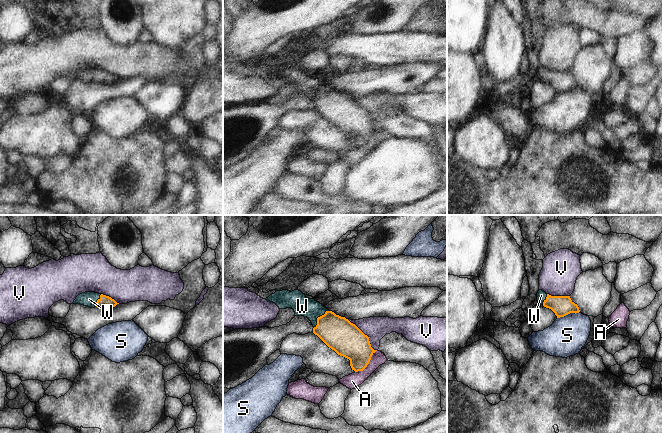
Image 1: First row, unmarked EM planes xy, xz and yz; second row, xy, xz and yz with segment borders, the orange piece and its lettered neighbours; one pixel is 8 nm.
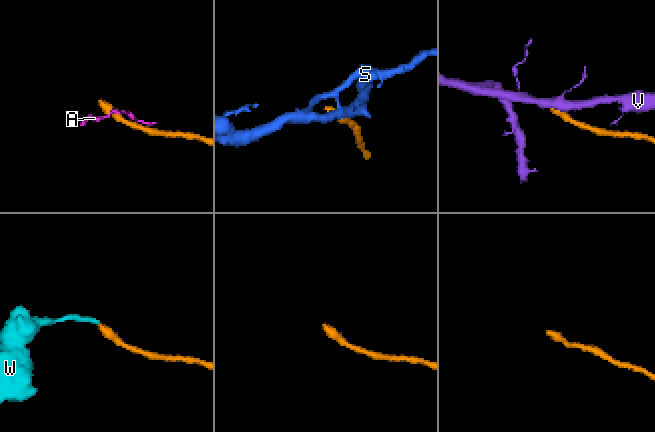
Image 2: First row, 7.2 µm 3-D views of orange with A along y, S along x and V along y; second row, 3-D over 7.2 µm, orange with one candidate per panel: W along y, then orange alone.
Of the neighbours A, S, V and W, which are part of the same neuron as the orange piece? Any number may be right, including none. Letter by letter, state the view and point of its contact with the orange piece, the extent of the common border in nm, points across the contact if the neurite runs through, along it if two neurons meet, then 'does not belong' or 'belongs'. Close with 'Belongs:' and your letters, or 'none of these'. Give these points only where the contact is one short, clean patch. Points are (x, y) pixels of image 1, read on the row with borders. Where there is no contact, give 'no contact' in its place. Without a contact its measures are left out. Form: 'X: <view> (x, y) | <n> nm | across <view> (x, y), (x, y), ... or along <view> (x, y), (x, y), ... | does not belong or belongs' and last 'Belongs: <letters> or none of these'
A: xz (368, 363) | 260 nm | along xz (377, 350), (372, 355), (369, 363), (362, 370), (355, 372) | does not belong
S: yz (568, 313) | 190 nm | along yz (579, 311), (557, 318) | does not belong
V: xz (364, 334) | 340 nm | does not belong
W: xz (318, 317) | 180 nm | across xz (338, 333), (318, 317), (309, 308), (302, 306) | belongs
Belongs: W

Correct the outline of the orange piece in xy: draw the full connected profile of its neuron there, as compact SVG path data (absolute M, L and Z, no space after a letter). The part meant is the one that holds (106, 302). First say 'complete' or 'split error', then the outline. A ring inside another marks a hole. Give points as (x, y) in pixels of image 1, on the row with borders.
split error | M85 292L78 295L72 304L80 304L88 306L90 308L97 307L97 308L111 309L119 303L117 303L111 297L103 294L95 292Z

